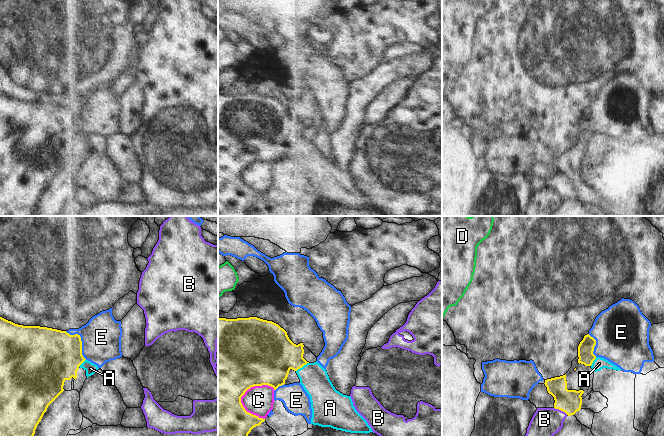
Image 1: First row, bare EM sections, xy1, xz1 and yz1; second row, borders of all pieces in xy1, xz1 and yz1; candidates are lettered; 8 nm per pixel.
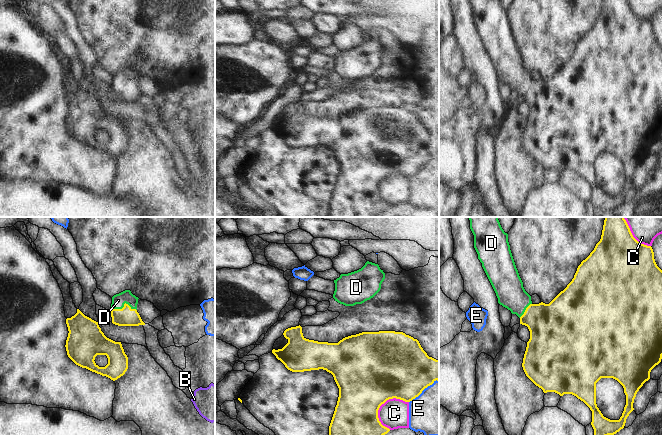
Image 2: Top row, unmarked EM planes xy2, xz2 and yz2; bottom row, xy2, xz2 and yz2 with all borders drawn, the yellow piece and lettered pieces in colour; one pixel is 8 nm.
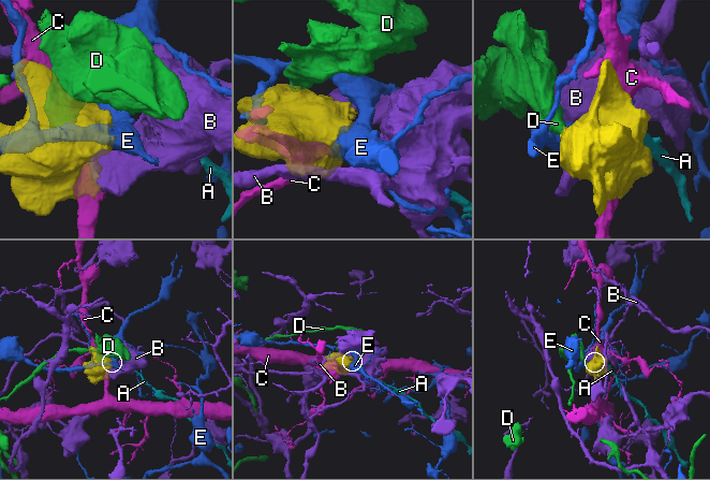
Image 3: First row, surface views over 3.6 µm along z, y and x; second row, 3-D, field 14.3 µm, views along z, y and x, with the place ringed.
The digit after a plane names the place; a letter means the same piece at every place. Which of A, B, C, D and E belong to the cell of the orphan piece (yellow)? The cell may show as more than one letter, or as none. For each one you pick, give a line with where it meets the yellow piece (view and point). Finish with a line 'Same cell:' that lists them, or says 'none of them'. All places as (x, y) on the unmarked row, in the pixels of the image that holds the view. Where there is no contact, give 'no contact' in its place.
D: meets yellow in xy2 at (124, 81)
Same cell: D

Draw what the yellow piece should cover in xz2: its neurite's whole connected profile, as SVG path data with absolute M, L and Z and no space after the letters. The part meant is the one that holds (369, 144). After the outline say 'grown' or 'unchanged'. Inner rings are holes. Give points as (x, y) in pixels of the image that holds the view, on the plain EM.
M302 103L288 104L283 109L288 119L272 129L292 148L323 145L331 149L339 164L339 173L329 202L328 217L377 217L390 205L383 202L378 194L378 186L389 175L410 178L422 167L439 157L439 135L429 133L419 117L403 108L379 107L362 108L343 114L338 119L318 118L306 115Z; unchanged

